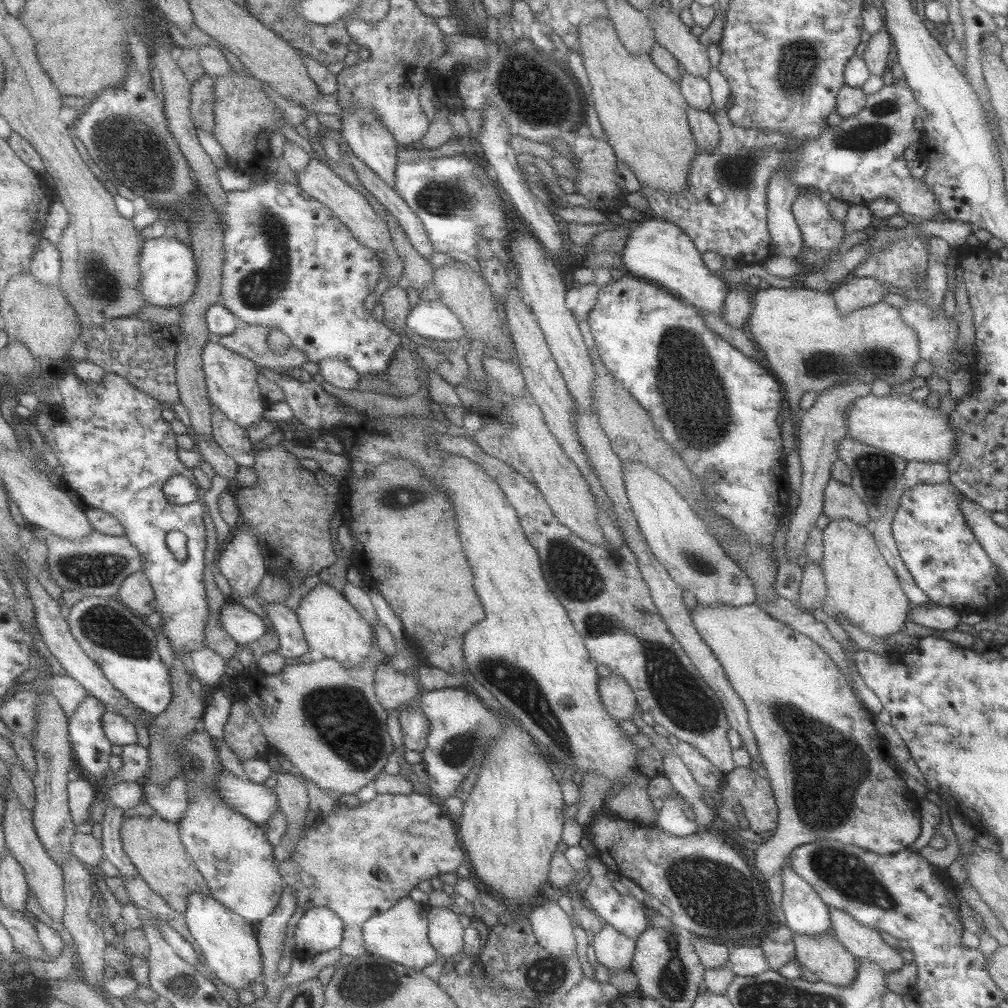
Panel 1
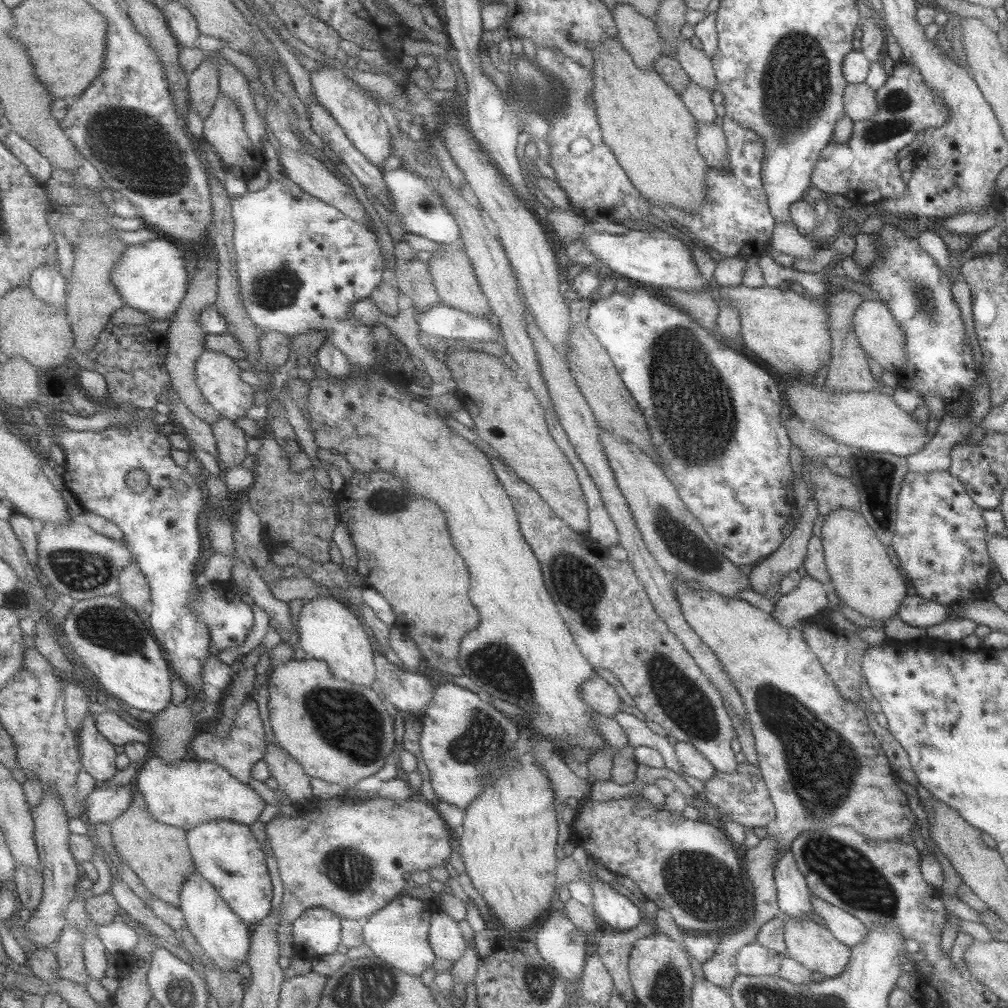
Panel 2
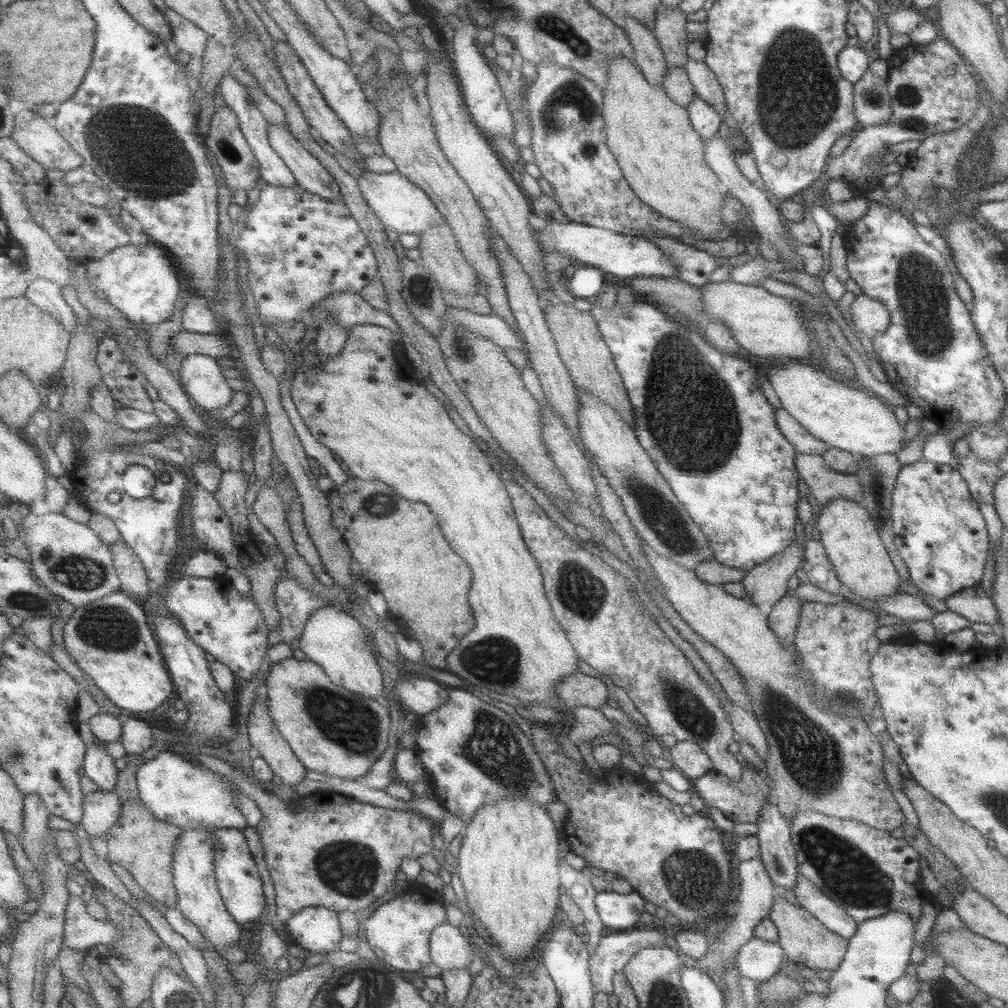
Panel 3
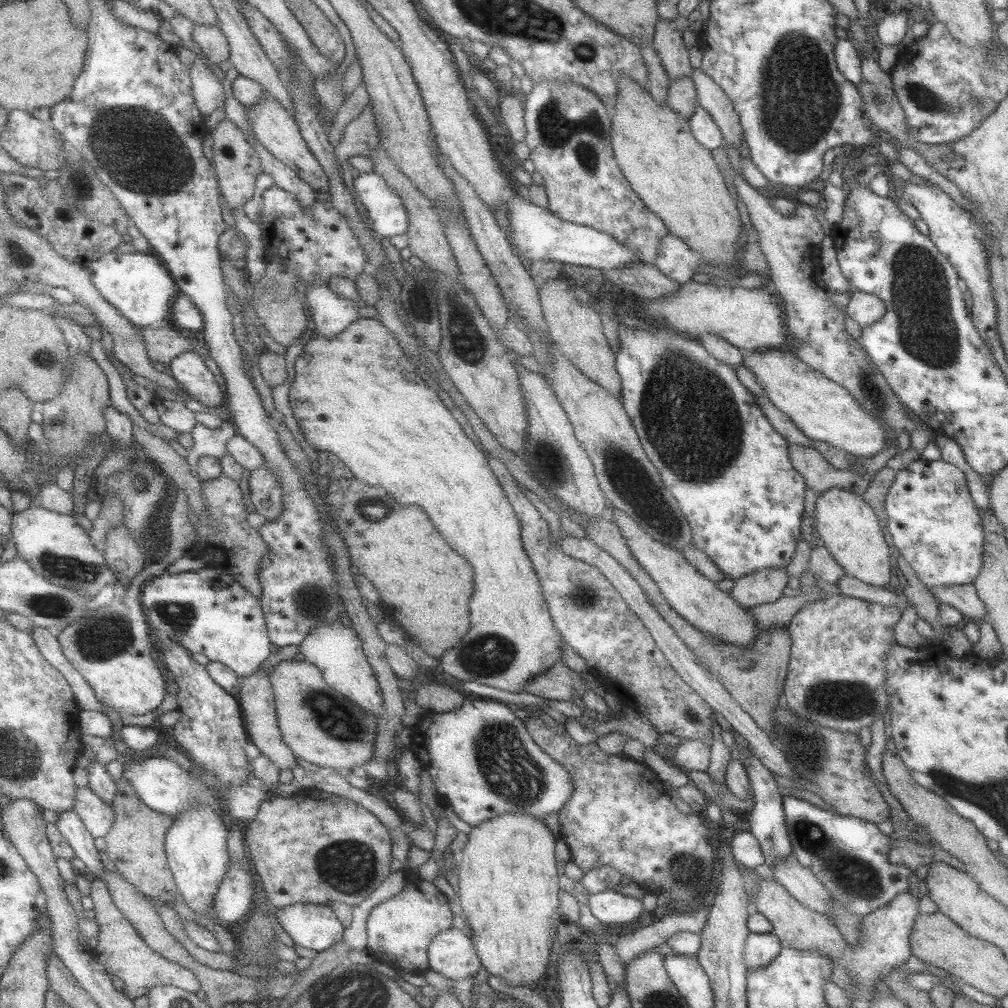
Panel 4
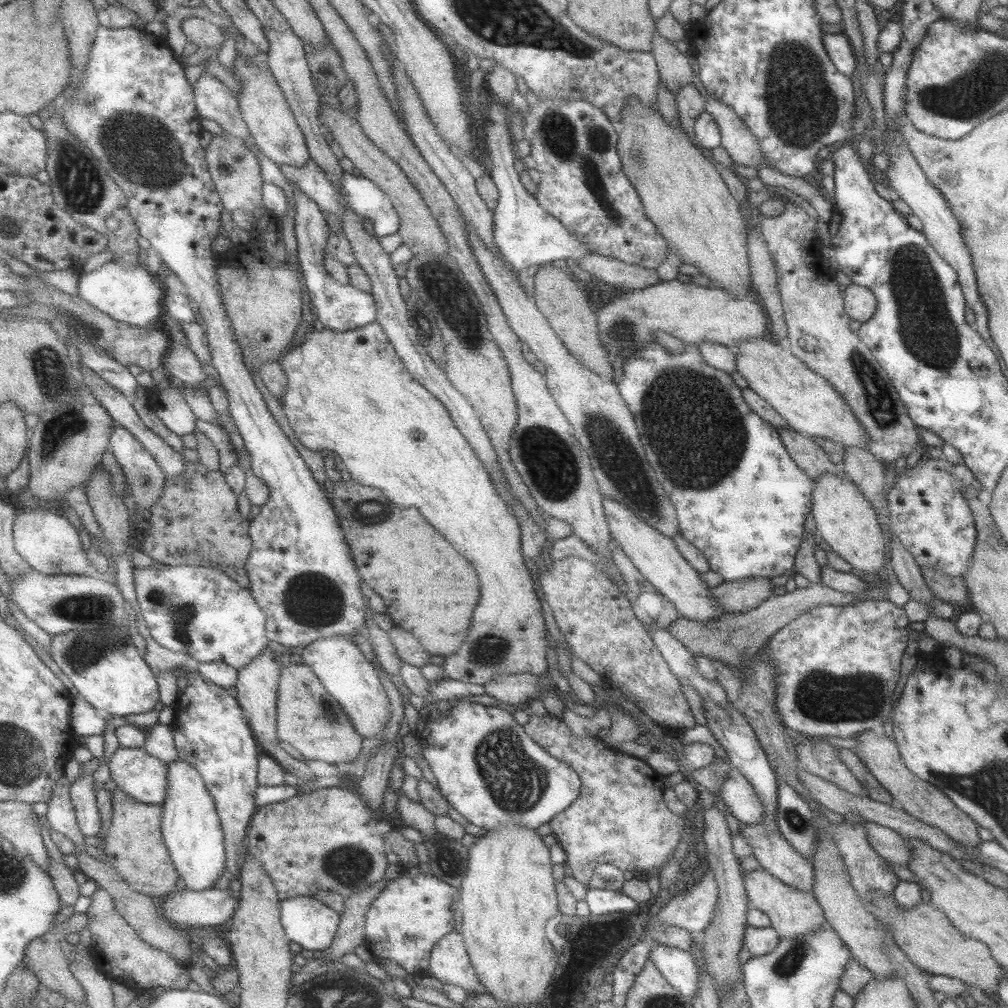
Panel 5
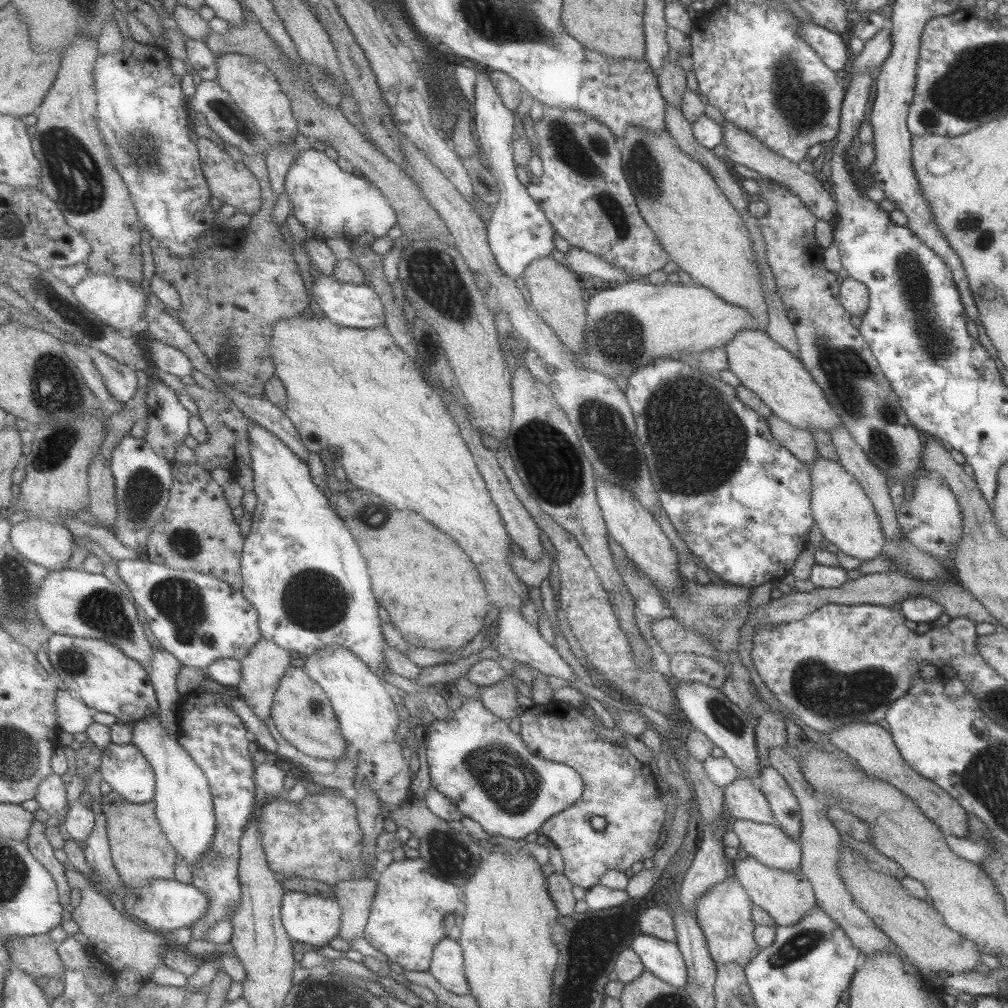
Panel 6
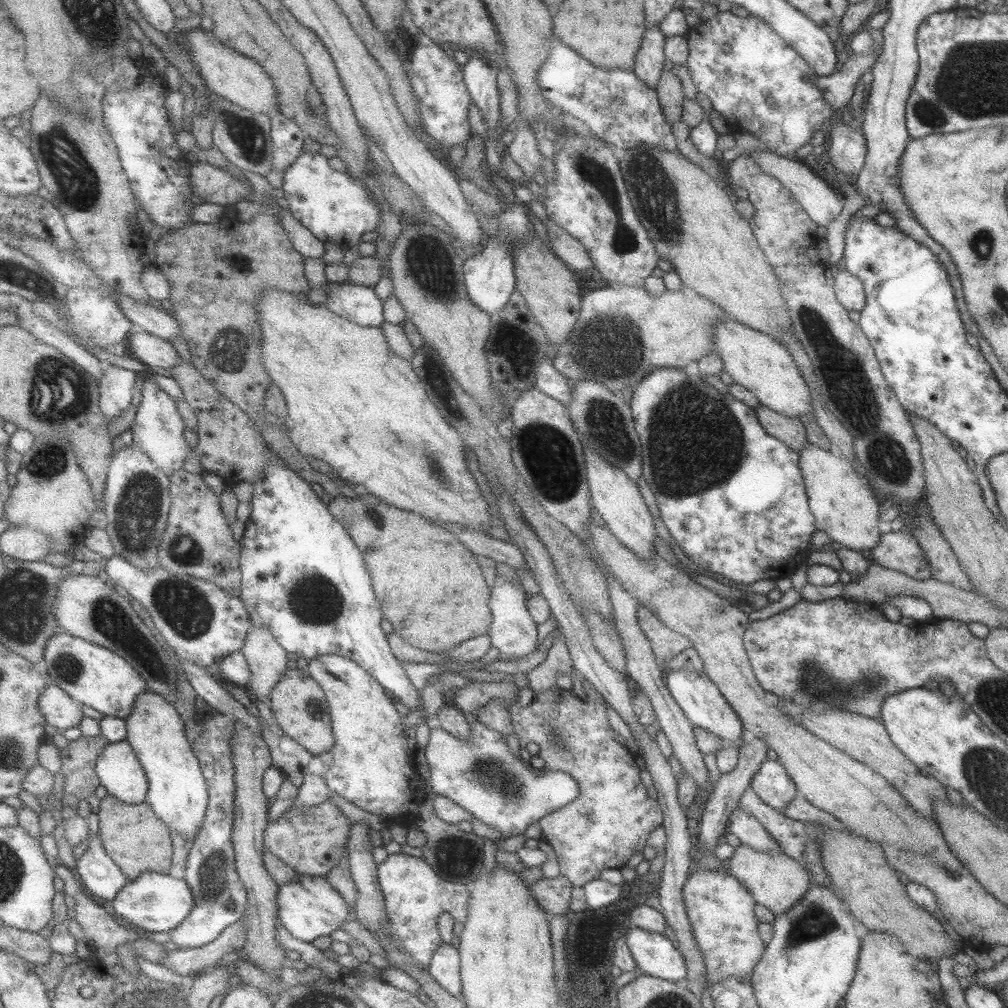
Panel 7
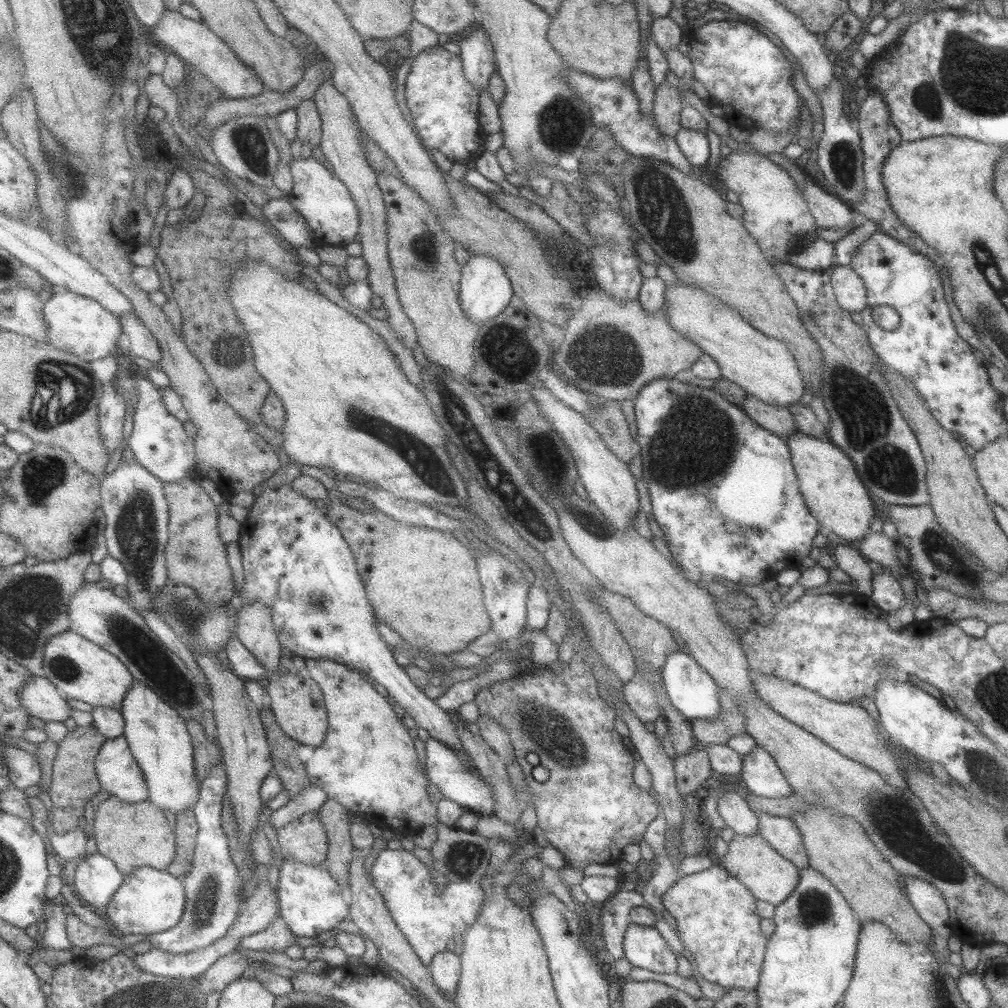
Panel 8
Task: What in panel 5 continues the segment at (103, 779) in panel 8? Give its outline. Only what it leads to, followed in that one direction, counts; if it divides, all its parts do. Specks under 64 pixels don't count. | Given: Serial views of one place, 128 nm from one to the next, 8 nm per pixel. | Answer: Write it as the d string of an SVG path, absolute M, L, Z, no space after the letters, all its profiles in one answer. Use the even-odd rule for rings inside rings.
M120 747L113 753L109 761L110 776L116 786L145 804L165 804L169 790L169 765L158 757L148 754L144 748Z

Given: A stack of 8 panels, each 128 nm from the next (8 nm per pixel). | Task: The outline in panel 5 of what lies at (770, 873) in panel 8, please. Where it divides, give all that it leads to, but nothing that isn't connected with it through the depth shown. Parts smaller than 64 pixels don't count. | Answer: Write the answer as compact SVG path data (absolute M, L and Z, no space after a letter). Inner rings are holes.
M760 868L744 872L742 879L750 906L768 916L771 927L776 930L779 938L798 938L809 935L821 926L827 930L831 928L811 891L799 892Z

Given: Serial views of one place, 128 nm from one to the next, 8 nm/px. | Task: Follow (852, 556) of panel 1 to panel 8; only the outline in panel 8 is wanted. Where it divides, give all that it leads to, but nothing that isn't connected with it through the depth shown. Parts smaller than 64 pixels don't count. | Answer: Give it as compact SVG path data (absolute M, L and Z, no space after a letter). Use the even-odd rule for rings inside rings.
M799 430L789 434L785 441L803 502L821 529L844 538L848 544L864 538L870 532L869 522L879 511L858 478L851 459L831 441L825 442Z

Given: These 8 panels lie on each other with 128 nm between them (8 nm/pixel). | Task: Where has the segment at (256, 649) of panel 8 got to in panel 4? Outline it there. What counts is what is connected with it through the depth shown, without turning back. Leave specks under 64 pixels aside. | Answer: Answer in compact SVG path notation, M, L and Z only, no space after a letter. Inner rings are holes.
M260 671L251 677L243 678L240 687L240 698L243 700L244 720L249 732L248 736L253 745L260 750L261 754L267 756L281 770L293 771L299 764L298 757L284 740L282 729L279 725L278 709L274 689L271 685L270 674Z

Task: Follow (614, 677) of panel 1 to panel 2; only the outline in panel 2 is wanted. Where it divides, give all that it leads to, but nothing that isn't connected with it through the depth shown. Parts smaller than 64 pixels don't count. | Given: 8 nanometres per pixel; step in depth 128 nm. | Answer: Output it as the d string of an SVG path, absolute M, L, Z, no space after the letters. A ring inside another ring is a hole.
M596 674L583 682L581 696L585 704L595 713L613 717L617 712L620 712L620 699L613 686L607 684L603 678Z

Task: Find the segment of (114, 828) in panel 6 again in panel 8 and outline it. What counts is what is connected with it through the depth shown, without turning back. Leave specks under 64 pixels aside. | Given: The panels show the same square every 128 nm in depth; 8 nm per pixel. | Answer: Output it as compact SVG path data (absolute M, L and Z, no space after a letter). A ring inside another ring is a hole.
M110 796L99 804L95 813L94 829L97 852L111 857L127 875L143 867L167 871L177 856L178 841L169 818L165 811L149 800L129 803L116 796Z

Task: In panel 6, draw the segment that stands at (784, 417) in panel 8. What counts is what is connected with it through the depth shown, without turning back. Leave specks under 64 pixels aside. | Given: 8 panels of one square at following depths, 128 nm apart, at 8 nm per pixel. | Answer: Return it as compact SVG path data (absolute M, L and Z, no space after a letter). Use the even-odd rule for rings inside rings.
M773 413L771 416L765 417L765 420L773 437L797 460L809 465L817 456L820 456L815 450L815 443L808 429L803 430L803 428L791 426Z

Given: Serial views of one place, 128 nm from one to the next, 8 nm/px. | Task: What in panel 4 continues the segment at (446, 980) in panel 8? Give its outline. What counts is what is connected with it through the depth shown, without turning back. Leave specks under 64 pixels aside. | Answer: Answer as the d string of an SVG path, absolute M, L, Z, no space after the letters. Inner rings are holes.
M451 928L437 935L430 946L430 969L446 978L461 980L483 968L473 939L463 929Z

